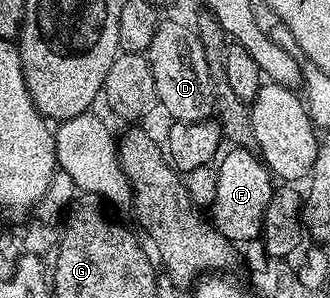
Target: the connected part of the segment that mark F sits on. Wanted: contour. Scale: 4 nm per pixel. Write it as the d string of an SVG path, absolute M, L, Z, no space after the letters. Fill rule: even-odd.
M228 148L222 154L217 168L217 199L213 206L213 224L232 243L251 241L263 232L263 216L269 207L273 174L250 149Z

